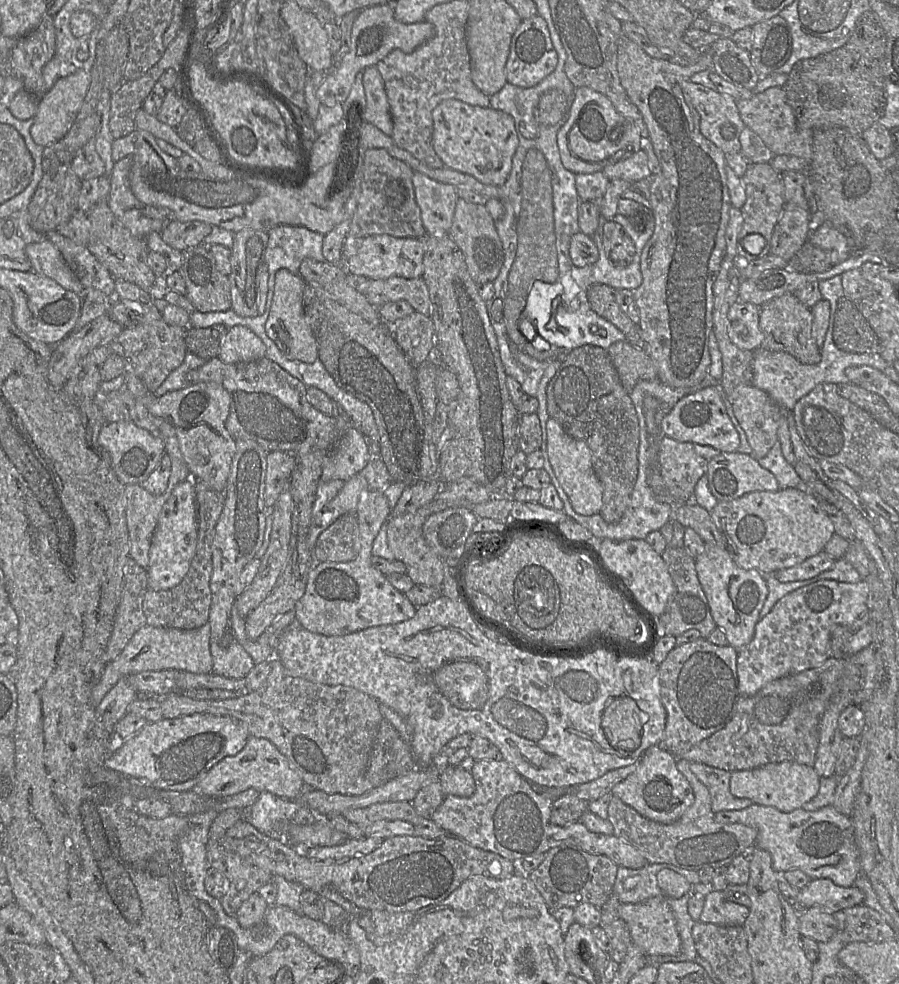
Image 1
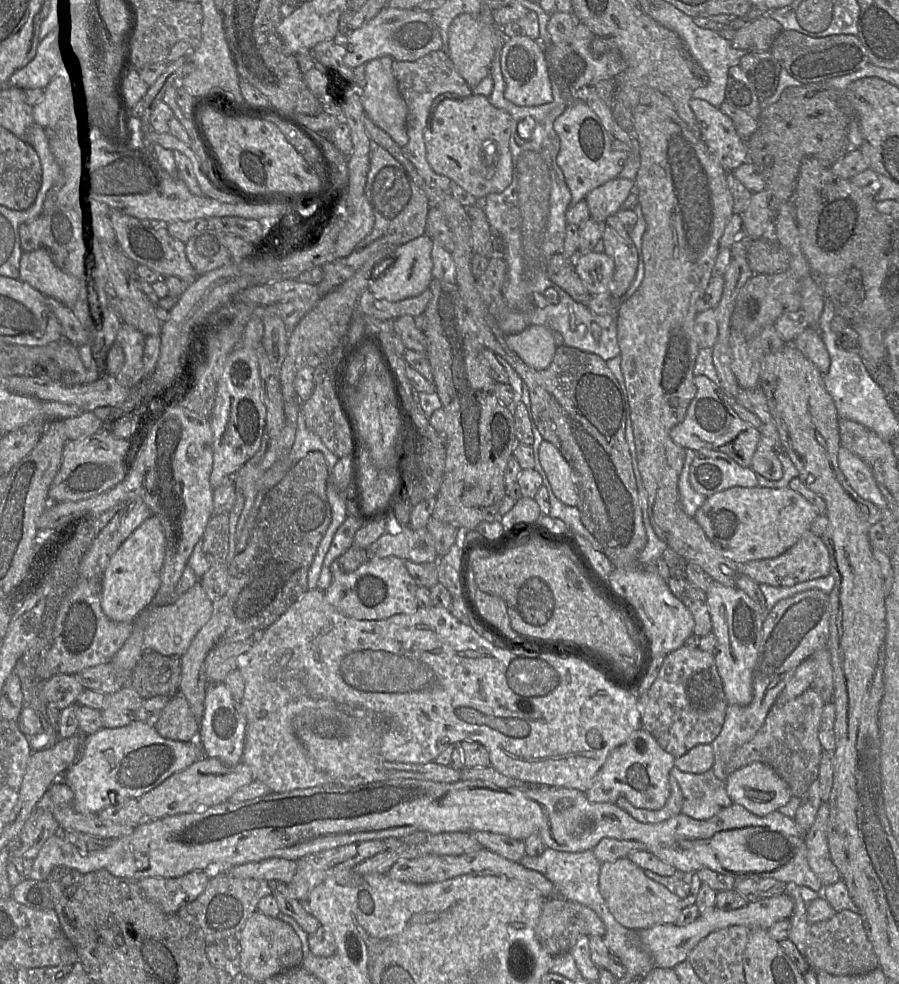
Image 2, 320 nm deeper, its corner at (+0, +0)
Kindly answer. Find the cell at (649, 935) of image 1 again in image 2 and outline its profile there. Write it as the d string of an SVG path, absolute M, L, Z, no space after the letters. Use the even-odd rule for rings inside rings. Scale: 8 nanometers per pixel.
M555 896L545 900L535 927L535 934L541 946L554 957L569 952L582 935L602 937L605 934L605 926L591 908L578 902Z

